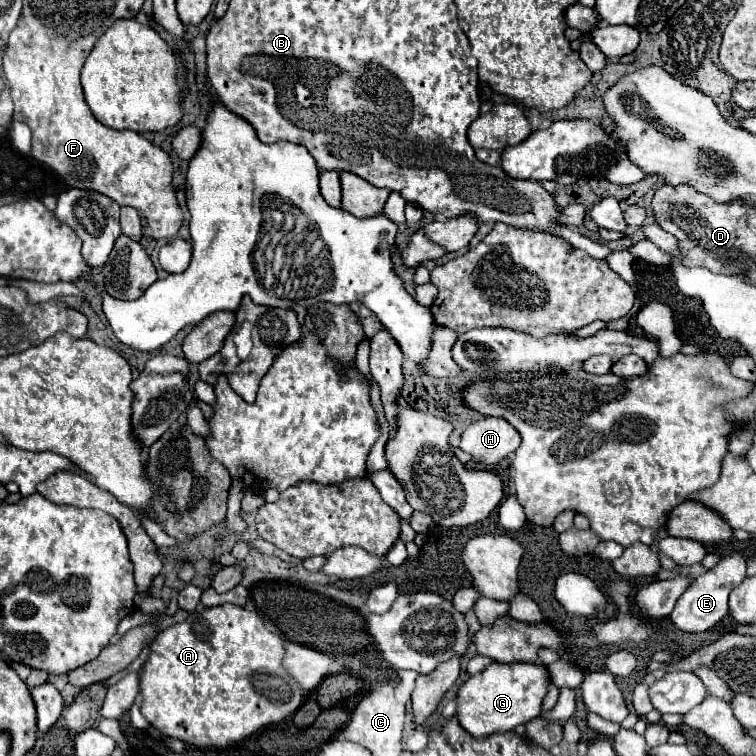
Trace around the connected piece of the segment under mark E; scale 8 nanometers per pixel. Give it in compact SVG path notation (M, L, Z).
M732 552L720 558L720 562L706 574L696 578L692 586L678 598L670 618L682 632L706 632L714 628L728 614L728 594L746 576L746 556L742 552Z

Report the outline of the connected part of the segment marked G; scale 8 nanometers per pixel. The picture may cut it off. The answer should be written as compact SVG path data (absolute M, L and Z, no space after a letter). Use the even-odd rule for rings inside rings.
M492 662L486 670L470 676L456 694L456 718L460 726L474 738L484 738L496 732L508 732L516 726L528 724L540 716L542 698L546 694L550 676L540 664L500 664Z

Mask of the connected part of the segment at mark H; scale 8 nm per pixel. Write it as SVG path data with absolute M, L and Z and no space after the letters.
M480 418L472 422L462 438L460 448L474 460L496 464L520 446L518 430L504 418Z

